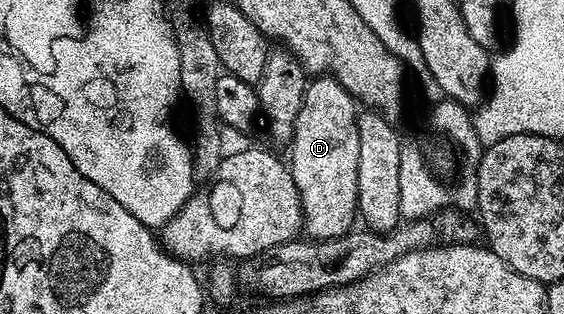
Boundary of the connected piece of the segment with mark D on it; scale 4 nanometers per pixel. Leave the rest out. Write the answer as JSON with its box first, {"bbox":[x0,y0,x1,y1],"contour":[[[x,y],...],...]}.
{"bbox":[290,76,358,239],"contour":[[[316,76],[309,81],[290,149],[290,169],[302,200],[303,233],[309,239],[337,238],[353,229],[358,218],[357,99],[337,78]]]}

